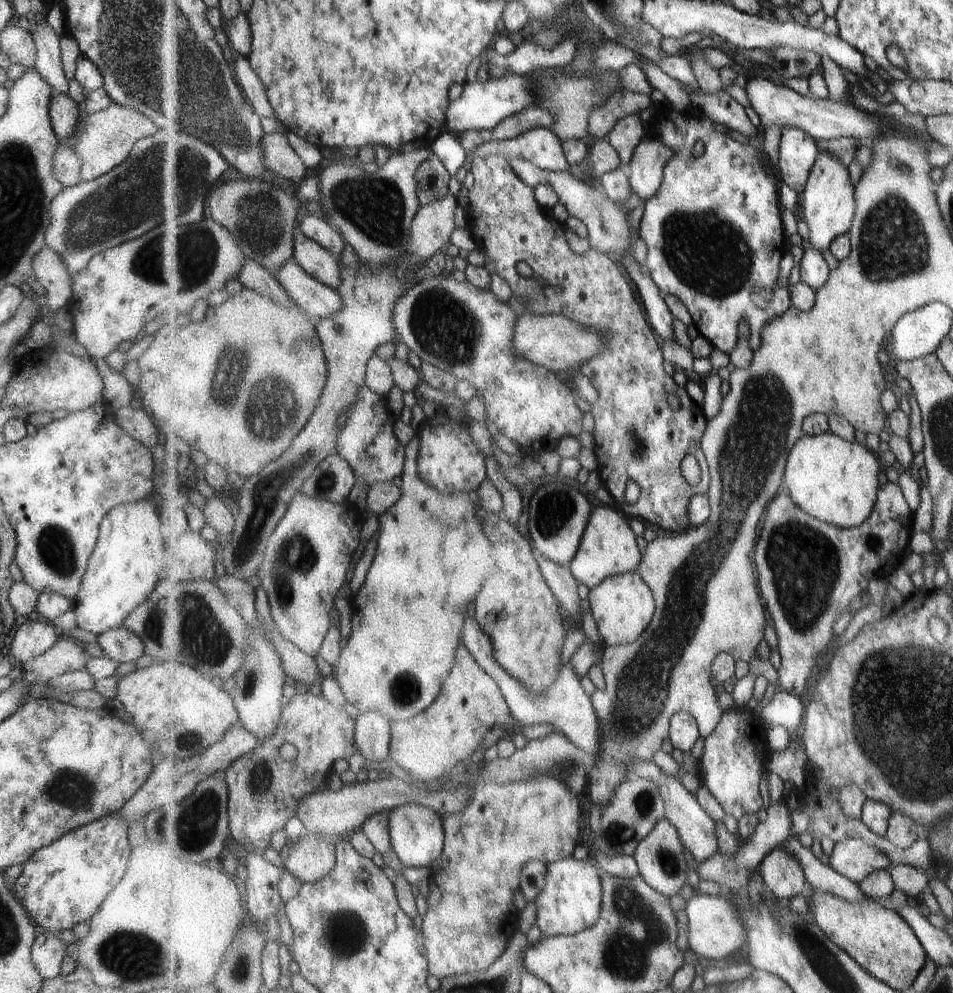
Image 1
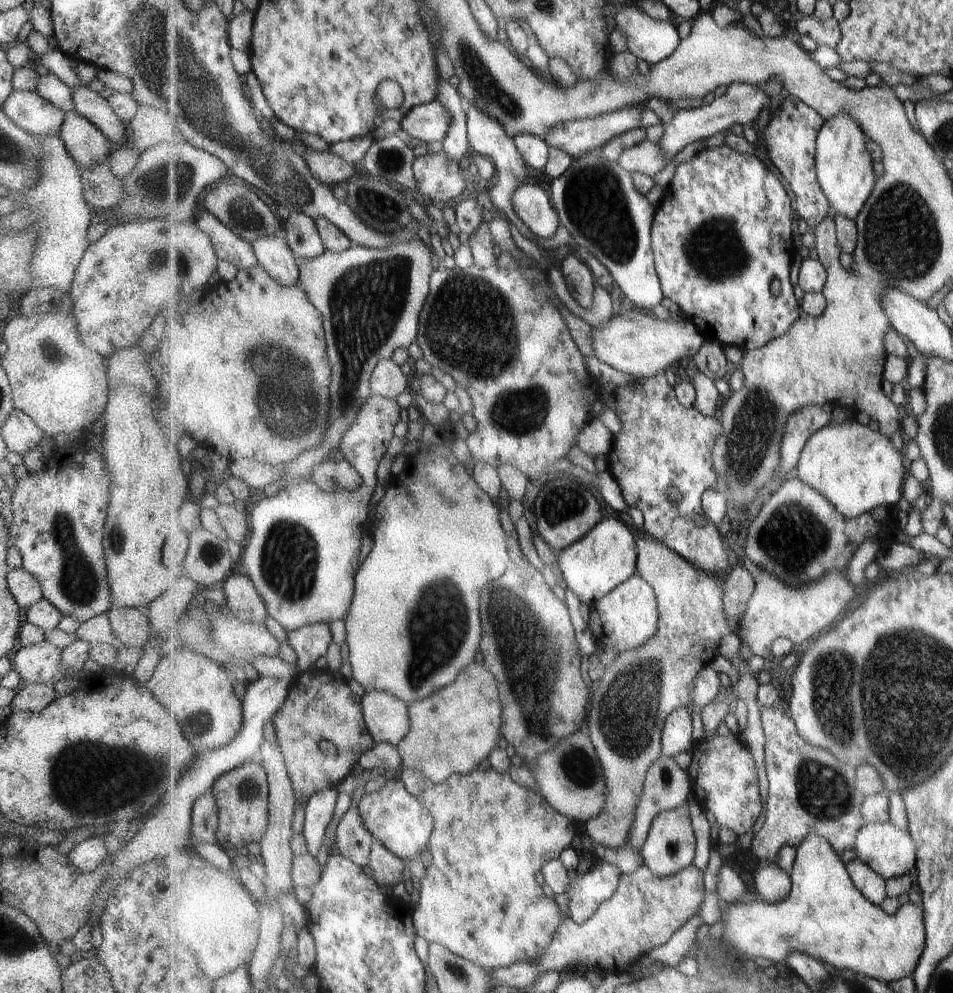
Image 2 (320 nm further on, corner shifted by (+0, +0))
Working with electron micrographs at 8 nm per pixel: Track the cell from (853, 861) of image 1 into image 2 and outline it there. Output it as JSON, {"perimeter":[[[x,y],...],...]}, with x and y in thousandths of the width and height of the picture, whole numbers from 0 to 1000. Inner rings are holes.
{"perimeter":[[[935,828],[910,829],[903,836],[898,846],[898,852],[893,859],[894,863],[901,864],[929,886],[948,882],[961,874],[961,850],[955,838],[941,834]]]}

